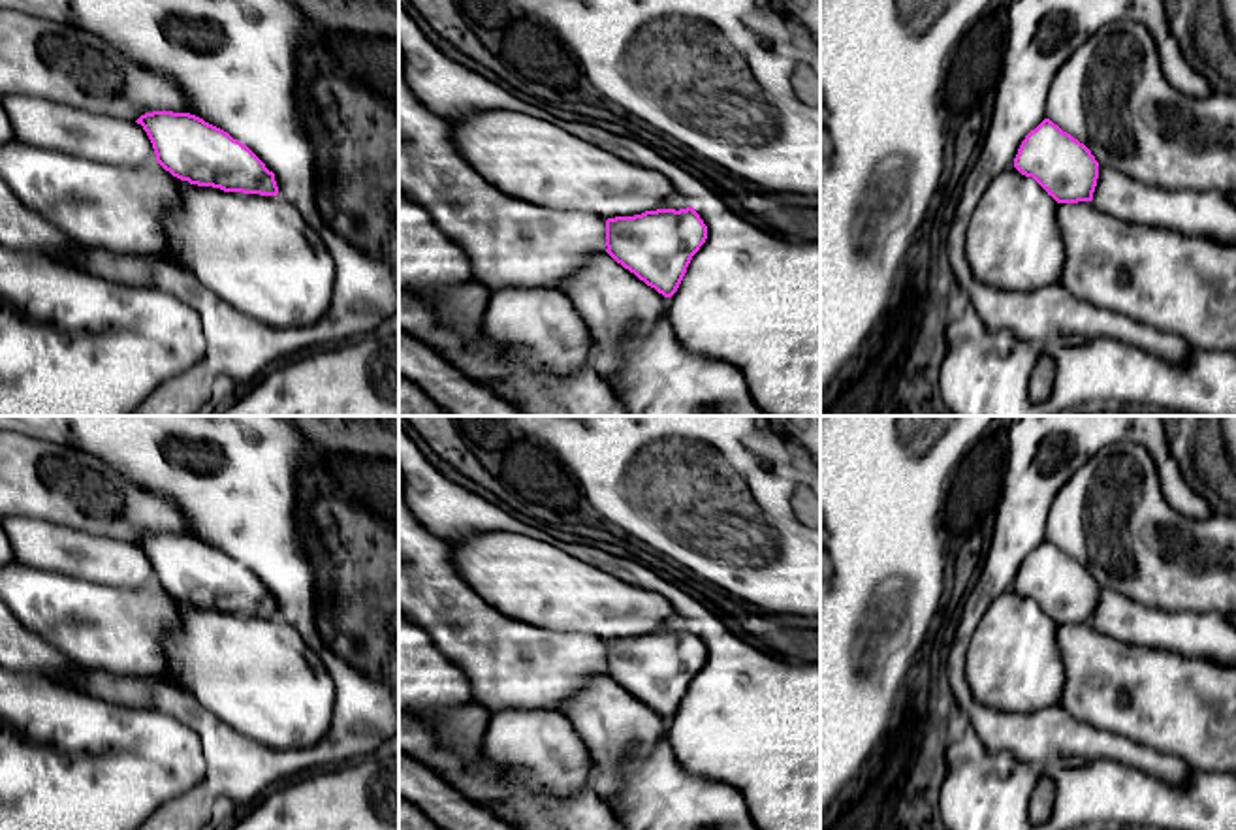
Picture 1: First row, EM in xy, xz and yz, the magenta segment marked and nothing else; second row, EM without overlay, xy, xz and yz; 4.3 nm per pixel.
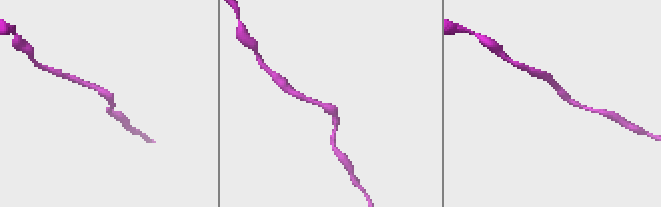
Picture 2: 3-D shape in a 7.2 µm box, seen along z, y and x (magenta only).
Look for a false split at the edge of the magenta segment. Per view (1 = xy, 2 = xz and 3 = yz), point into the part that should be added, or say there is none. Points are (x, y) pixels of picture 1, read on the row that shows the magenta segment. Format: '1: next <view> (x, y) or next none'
1: next none
2: next none
3: next none

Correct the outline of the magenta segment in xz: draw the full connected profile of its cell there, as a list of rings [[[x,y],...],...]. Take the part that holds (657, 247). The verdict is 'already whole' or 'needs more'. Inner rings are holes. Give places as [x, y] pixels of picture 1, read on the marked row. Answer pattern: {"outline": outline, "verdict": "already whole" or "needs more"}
{"outline": [[[694,207],[606,220],[606,252],[664,297],[677,292],[705,239],[707,226]]], "verdict": "already whole"}

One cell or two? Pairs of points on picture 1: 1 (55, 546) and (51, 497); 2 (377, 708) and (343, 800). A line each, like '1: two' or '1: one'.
1: two
2: two

